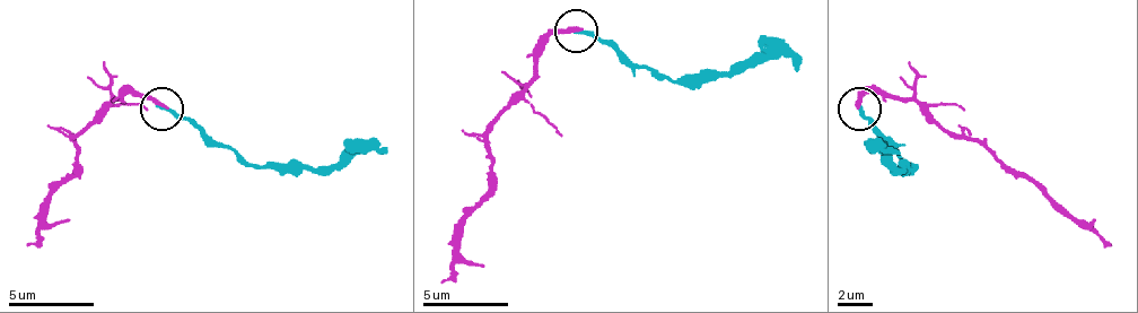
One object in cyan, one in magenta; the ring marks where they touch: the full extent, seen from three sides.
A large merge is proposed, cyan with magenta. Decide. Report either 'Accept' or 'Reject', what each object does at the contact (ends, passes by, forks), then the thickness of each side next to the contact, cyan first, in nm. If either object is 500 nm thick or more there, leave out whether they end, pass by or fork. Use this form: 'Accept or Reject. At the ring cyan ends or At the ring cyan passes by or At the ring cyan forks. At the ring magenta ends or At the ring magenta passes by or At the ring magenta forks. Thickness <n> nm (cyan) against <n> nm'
Reject. At the ring cyan ends. At the ring magenta ends. Thickness 240 nm (cyan) against 280 nm

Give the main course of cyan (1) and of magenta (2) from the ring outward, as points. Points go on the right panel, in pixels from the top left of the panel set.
1: (858, 110), (910, 165), (905, 170), (893, 165), (884, 148), (901, 153)
2: (858, 105), (867, 92), (884, 92), (915, 101), (953, 135), (979, 139), (1090, 225), (1111, 246)

